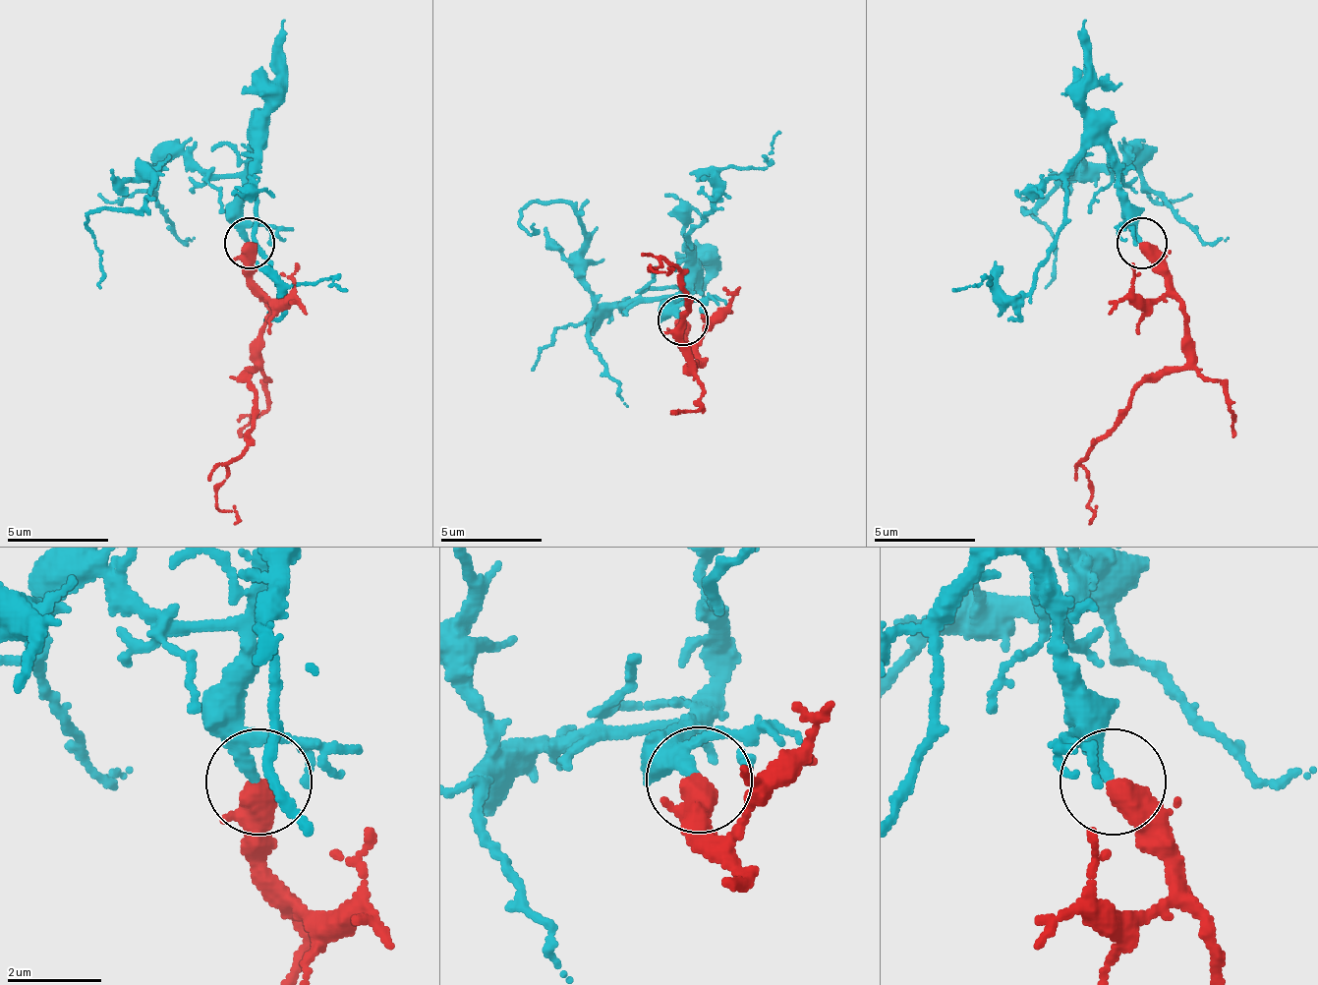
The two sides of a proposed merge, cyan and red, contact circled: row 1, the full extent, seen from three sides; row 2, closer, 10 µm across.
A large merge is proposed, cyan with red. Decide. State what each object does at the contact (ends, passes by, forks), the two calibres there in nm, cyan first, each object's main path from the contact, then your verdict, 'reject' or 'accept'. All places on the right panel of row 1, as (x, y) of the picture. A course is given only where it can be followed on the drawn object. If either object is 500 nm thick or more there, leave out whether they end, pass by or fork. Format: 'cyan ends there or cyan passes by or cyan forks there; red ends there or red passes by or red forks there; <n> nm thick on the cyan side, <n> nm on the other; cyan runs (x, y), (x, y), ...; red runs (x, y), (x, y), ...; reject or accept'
cyan ends there; red passes by; 280 nm thick on the cyan side, 380 nm on the other; cyan runs (1140, 244), (1110, 153), (1095, 143), (1064, 189), (1055, 249), (1034, 284), (994, 295), (989, 279), (953, 290); red runs (1140, 244), (1166, 290), (1185, 315), (1185, 361), (1161, 371), (1135, 390), (1115, 426), (1084, 461), (1090, 522); accept

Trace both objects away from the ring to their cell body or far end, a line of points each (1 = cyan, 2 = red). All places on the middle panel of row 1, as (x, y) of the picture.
1: (684, 318), (673, 309), (673, 288), (684, 273), (689, 233), (709, 212), (719, 172), (760, 167), (780, 132)
2: (684, 318), (684, 344), (699, 364), (694, 364), (684, 339), (689, 293), (668, 262), (649, 268), (673, 268)

